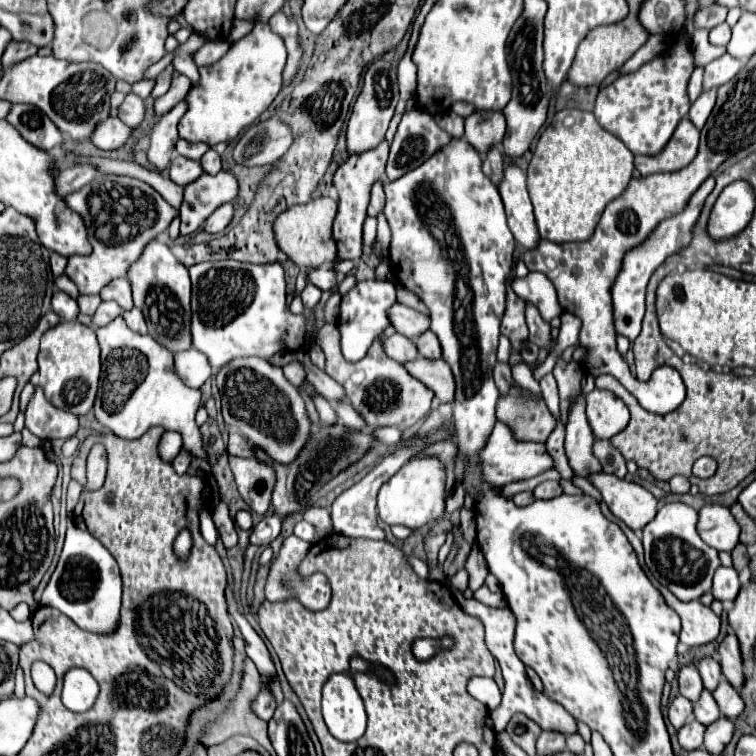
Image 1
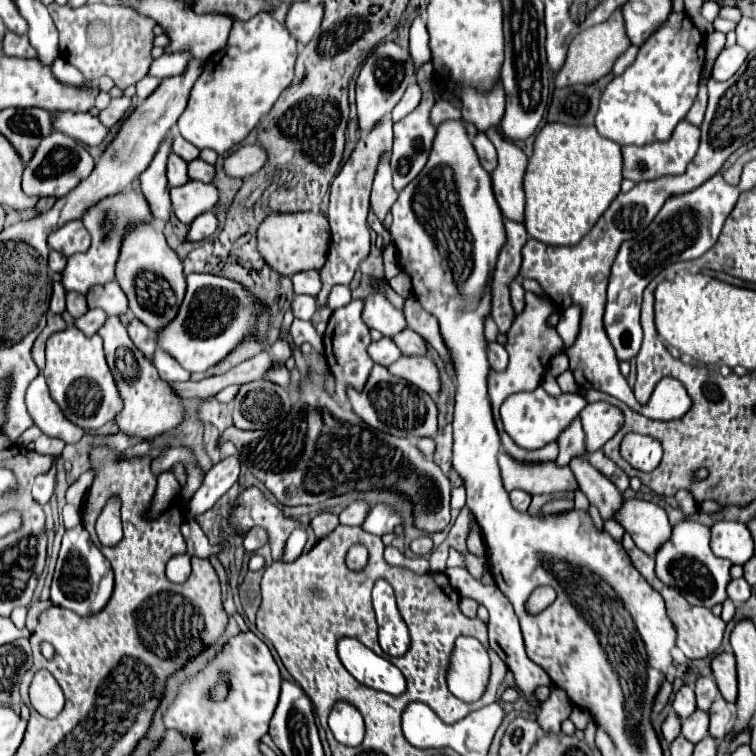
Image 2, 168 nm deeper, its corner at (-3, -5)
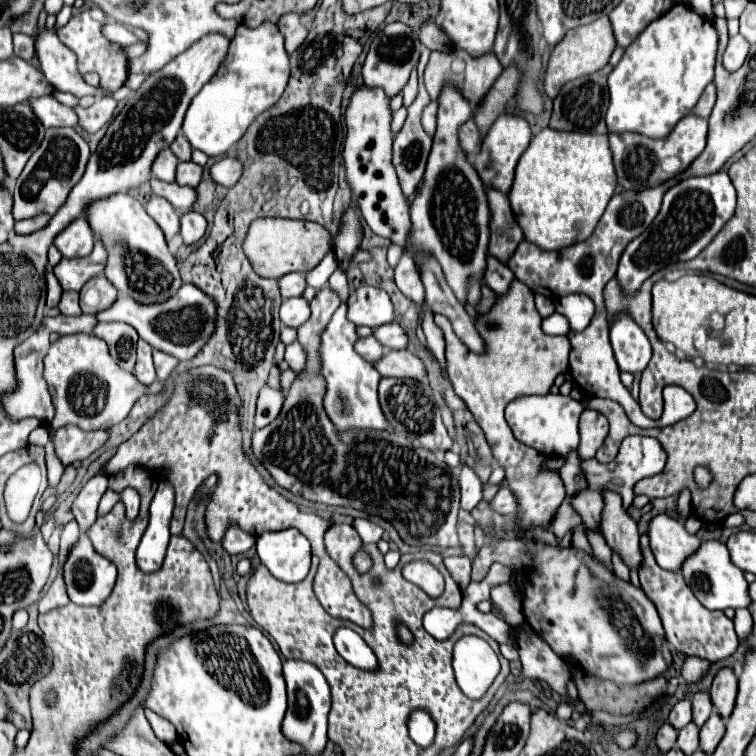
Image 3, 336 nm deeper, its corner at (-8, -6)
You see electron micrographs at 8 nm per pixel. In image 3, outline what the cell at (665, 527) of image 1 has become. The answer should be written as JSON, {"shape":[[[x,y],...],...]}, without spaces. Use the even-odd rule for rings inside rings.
{"shape":[[[709,540],[703,542],[699,552],[695,552],[681,568],[683,578],[687,580],[687,584],[691,586],[691,590],[695,592],[695,596],[699,598],[699,602],[709,608],[709,610],[725,610],[725,608],[747,608],[751,604],[749,598],[749,584],[743,576],[743,570],[735,568],[735,564],[731,562],[731,556],[727,552],[727,546],[717,542],[717,540]]]}

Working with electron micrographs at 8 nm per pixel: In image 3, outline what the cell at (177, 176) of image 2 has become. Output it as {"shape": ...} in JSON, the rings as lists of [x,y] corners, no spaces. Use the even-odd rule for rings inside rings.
{"shape":[[[163,150],[155,158],[155,164],[151,166],[151,174],[163,182],[175,182],[175,166],[177,166],[177,158],[173,156],[173,152]]]}

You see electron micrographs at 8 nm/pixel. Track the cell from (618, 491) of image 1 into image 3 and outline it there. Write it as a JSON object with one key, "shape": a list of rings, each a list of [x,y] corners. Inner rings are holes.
{"shape":[[[659,514],[651,520],[649,540],[651,540],[651,550],[657,558],[657,564],[671,572],[679,572],[679,568],[683,566],[683,560],[695,554],[701,544],[699,536],[691,536],[685,530],[683,522],[665,514]]]}

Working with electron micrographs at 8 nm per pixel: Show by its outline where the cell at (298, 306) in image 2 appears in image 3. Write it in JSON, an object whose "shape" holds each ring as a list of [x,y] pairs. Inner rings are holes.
{"shape":[[[301,296],[299,298],[287,298],[283,300],[281,304],[281,310],[279,310],[279,318],[285,326],[291,326],[291,328],[299,328],[303,322],[307,322],[311,310],[309,310],[309,302],[303,300]]]}

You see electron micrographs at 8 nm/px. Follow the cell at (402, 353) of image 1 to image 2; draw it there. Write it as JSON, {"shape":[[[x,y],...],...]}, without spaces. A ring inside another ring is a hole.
{"shape":[[[382,337],[380,341],[370,343],[368,355],[372,357],[374,363],[390,367],[390,363],[394,363],[402,357],[402,351],[398,351],[398,347],[394,347],[394,341],[390,337]]]}

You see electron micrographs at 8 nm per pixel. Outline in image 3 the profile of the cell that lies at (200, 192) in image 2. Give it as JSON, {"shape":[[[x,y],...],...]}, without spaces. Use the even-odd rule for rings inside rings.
{"shape":[[[155,178],[149,180],[149,190],[151,190],[151,194],[165,198],[179,212],[189,212],[191,206],[195,204],[195,198],[197,198],[195,196],[195,188],[179,186],[175,182],[167,184],[167,182],[161,182],[161,180],[155,180]]]}

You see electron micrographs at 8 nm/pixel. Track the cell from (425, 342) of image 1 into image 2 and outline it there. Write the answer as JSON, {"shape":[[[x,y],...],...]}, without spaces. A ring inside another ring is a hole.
{"shape":[[[404,329],[402,333],[398,333],[396,337],[392,337],[394,343],[402,349],[404,355],[426,355],[428,353],[428,343],[426,339],[422,339],[422,335],[418,335],[412,329]]]}

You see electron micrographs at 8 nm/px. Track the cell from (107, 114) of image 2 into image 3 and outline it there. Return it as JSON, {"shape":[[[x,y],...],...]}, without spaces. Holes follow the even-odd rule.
{"shape":[[[109,96],[101,98],[101,100],[95,100],[95,104],[89,106],[89,108],[75,106],[75,112],[79,116],[79,126],[85,132],[95,134],[101,126],[105,126],[113,118],[115,108],[117,108],[117,102],[113,98],[109,98]]]}

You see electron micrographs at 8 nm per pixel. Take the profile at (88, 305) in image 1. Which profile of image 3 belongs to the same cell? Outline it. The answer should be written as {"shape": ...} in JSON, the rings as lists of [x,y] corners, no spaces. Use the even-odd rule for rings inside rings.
{"shape":[[[63,292],[57,308],[59,308],[61,314],[65,314],[65,316],[79,316],[79,314],[81,314],[79,294],[77,294],[77,292]]]}

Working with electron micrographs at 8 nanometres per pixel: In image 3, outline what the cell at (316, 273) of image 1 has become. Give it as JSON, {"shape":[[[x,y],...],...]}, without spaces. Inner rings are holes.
{"shape":[[[287,274],[283,278],[279,278],[279,292],[283,298],[291,298],[291,296],[301,296],[305,290],[305,274]]]}

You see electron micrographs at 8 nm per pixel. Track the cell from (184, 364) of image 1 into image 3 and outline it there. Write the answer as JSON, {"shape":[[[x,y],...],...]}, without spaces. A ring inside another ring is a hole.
{"shape":[[[153,350],[153,362],[155,362],[155,370],[157,370],[159,380],[165,380],[173,372],[173,368],[177,366],[177,360],[173,356],[167,356],[161,350]]]}

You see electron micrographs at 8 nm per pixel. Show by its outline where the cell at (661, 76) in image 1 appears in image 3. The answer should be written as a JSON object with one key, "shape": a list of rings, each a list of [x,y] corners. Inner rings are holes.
{"shape":[[[675,4],[639,32],[611,70],[609,132],[637,132],[649,138],[665,138],[681,118],[691,114],[705,86],[713,80],[715,56],[717,32],[713,24],[687,4]]]}

